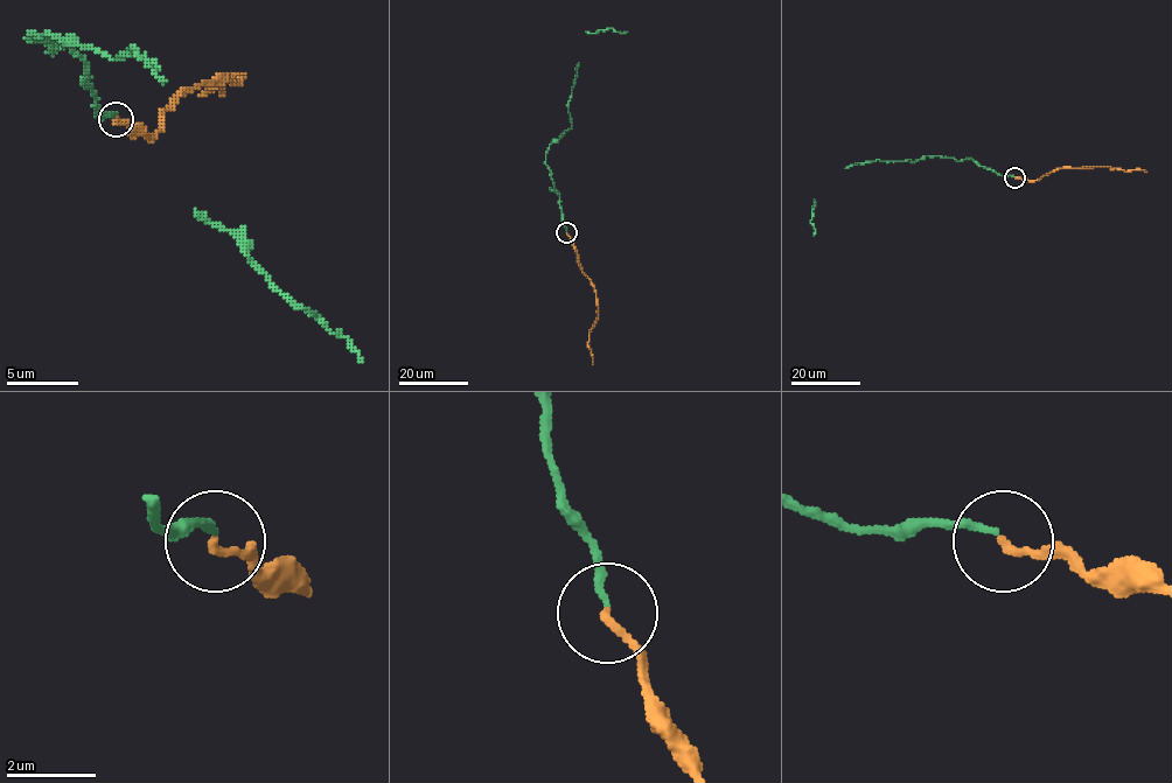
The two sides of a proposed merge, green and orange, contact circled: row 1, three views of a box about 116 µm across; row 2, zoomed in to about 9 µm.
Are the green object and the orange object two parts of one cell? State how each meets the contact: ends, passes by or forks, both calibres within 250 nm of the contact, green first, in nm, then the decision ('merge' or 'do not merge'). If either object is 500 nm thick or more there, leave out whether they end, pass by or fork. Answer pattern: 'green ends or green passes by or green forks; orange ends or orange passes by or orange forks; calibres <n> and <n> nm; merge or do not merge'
green ends; orange ends; calibres 160 and 170 nm; merge

